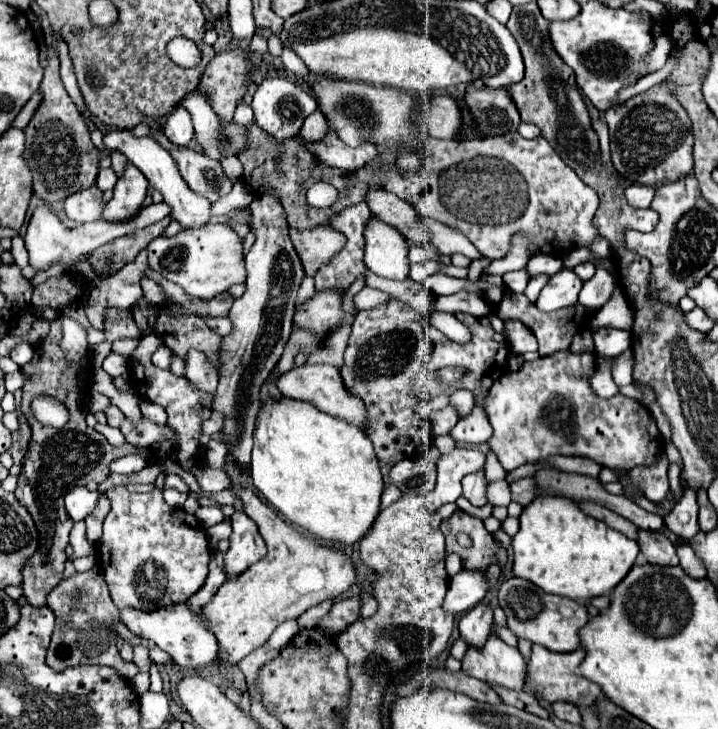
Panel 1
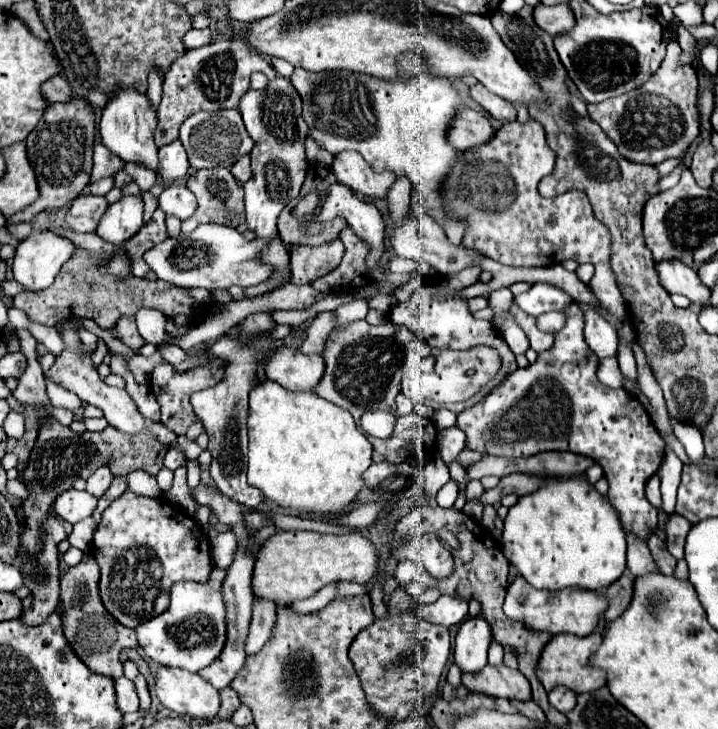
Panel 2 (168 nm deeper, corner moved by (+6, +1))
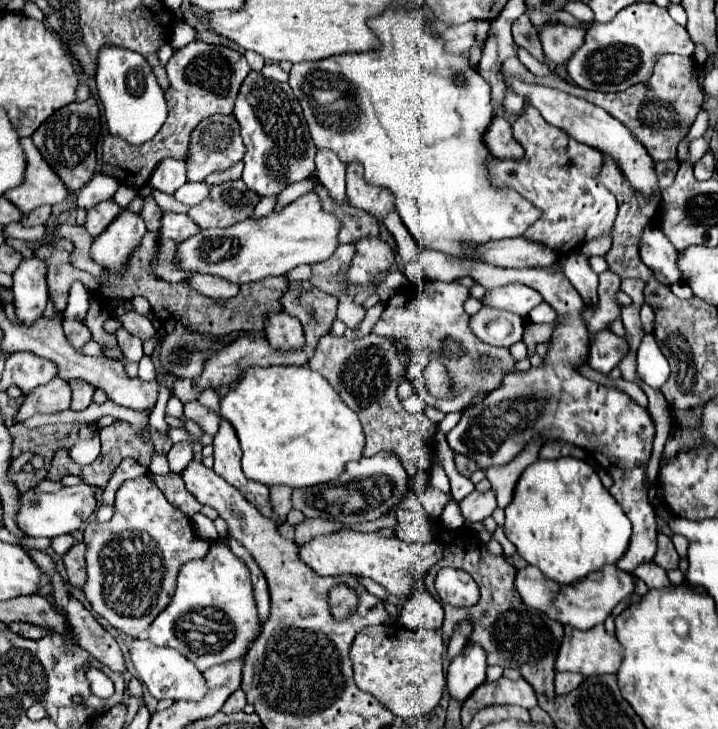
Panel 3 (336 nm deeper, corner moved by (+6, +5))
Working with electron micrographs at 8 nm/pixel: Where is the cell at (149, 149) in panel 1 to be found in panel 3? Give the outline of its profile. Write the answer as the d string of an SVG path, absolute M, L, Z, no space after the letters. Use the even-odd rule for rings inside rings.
M106 47L98 55L96 83L110 135L120 137L130 145L142 145L160 131L168 115L166 99L152 75L152 69L144 63L144 57L128 49Z

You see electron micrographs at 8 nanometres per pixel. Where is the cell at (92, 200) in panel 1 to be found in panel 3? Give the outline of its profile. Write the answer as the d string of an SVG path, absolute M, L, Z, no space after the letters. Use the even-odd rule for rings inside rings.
M110 199L110 201L102 201L98 205L94 205L92 209L88 209L86 215L86 223L84 227L88 229L88 233L92 237L98 237L102 233L102 229L108 227L108 223L120 213L120 207Z

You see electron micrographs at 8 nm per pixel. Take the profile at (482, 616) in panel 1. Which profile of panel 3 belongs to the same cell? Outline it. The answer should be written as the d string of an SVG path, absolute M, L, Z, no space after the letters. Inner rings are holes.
M468 641L458 657L448 667L448 691L452 697L464 701L486 679L486 653L482 645Z

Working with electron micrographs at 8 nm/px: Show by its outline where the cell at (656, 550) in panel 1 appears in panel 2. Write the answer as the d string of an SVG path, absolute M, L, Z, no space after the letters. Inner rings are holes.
M652 535L652 537L648 539L648 547L650 547L650 551L652 551L652 557L654 557L660 573L672 575L672 571L674 571L674 567L676 567L676 559L668 553L666 543L664 543L660 537Z

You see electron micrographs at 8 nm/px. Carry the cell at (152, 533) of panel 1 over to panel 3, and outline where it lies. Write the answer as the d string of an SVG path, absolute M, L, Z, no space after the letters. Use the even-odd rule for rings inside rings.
M146 475L124 481L120 485L120 489L116 491L114 517L102 525L88 523L84 529L84 543L88 545L88 581L84 585L86 599L102 619L132 637L140 637L156 619L156 615L162 613L164 607L168 607L182 565L192 559L202 559L210 549L210 543L196 533L190 517L170 505L164 493Z

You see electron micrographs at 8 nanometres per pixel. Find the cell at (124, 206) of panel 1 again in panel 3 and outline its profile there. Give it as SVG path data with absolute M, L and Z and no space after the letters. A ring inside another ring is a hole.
M122 209L116 221L108 225L92 243L90 255L96 263L120 273L128 261L132 249L140 243L140 237L146 233L144 219L138 213Z

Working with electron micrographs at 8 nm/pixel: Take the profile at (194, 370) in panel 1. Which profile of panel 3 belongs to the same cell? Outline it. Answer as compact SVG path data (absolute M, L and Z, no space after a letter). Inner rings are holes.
M128 311L128 313L124 313L120 317L120 321L122 321L124 329L128 329L132 335L140 337L142 341L156 339L156 329L154 329L154 325L150 323L148 317L142 317L142 315L136 315L136 313L130 313Z

